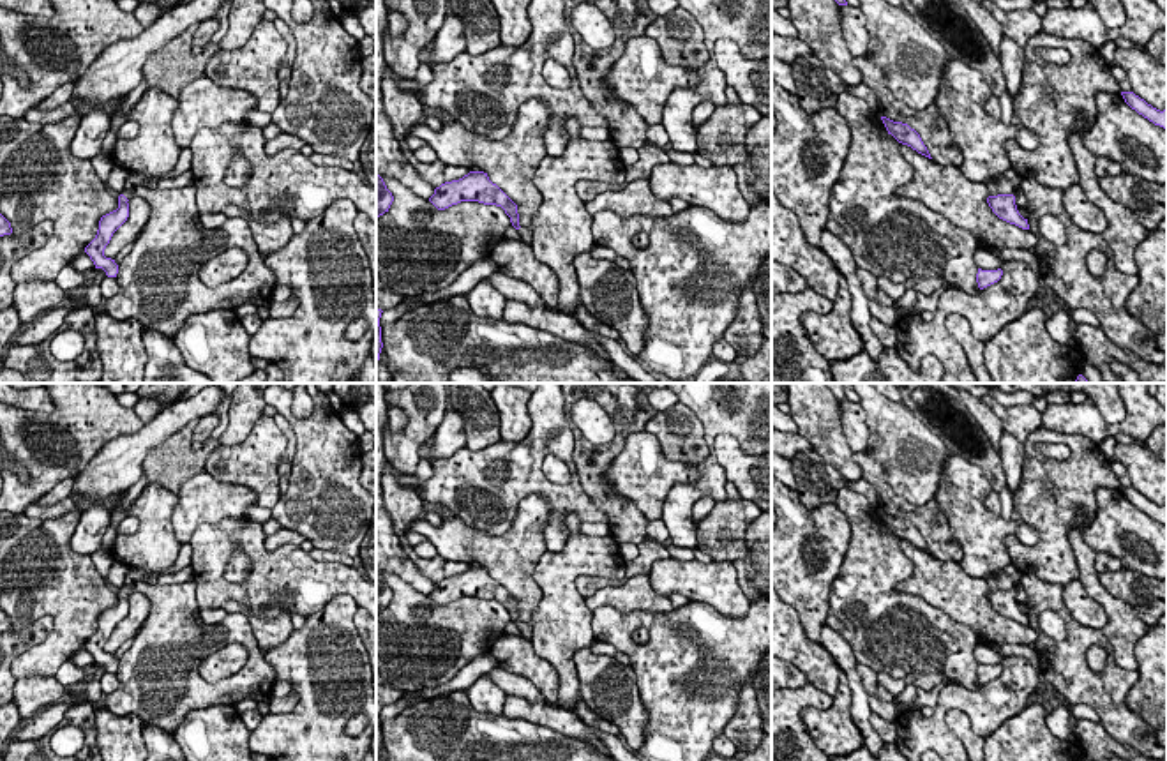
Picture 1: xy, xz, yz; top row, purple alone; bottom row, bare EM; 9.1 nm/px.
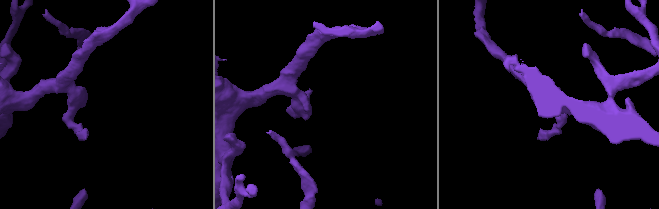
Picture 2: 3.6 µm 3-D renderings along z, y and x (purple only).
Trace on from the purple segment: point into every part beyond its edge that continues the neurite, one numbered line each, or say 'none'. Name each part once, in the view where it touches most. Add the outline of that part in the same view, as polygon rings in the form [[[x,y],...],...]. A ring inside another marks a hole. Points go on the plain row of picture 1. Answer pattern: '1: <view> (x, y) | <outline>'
1: xy (168, 576) | [[[191,565],[184,567],[182,570],[164,569],[161,572],[150,572],[150,574],[139,569],[129,569],[125,576],[125,586],[120,590],[124,590],[127,595],[132,593],[134,584],[138,581],[145,581],[150,584],[173,584],[173,583],[194,581],[194,576]]]

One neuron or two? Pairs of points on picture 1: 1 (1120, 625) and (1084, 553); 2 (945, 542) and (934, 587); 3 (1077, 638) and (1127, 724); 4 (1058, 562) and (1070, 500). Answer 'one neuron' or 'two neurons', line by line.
1: one neuron
2: two neurons
3: one neuron
4: one neuron

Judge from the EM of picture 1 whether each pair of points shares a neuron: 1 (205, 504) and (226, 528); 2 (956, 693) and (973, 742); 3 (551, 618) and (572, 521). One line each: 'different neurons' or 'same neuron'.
1: different neurons
2: different neurons
3: same neuron

